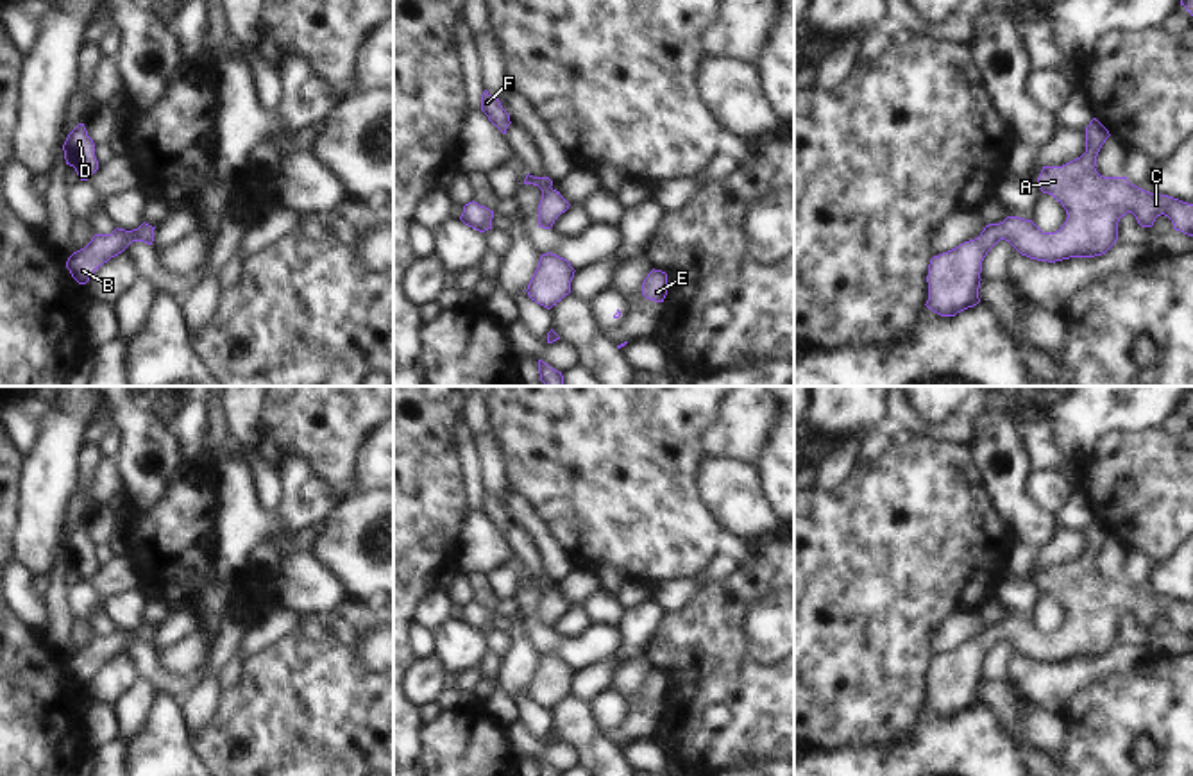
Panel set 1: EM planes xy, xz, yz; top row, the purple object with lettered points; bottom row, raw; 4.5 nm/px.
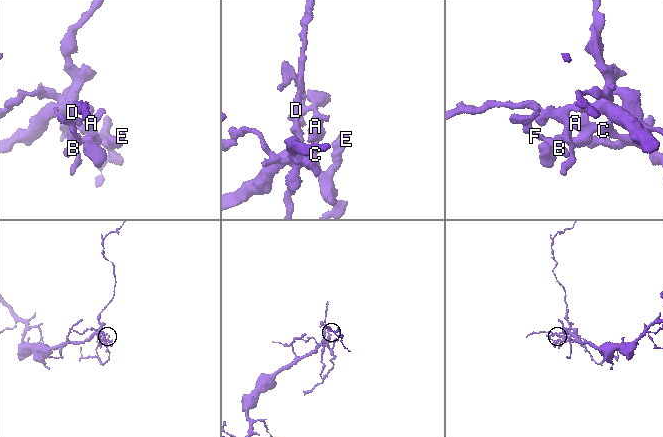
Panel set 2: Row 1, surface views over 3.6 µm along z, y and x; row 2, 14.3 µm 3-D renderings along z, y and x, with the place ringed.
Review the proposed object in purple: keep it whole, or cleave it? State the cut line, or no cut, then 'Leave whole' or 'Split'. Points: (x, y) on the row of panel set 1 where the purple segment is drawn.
No split. Leave whole.

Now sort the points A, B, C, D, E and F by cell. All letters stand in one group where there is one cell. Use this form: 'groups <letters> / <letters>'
groups A B C D E F

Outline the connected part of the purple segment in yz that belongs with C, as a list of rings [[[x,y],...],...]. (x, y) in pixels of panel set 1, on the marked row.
[[[1093,118],[1086,127],[1086,152],[1080,157],[1062,166],[1043,166],[1037,177],[1039,190],[1061,202],[1068,215],[1059,231],[1043,232],[1032,220],[1020,216],[1007,216],[1000,224],[986,225],[978,238],[930,259],[928,300],[925,306],[941,316],[955,316],[977,306],[980,302],[982,261],[1000,240],[1009,241],[1021,256],[1037,261],[1055,263],[1070,257],[1095,257],[1105,254],[1116,243],[1118,222],[1127,213],[1132,213],[1141,227],[1152,227],[1155,218],[1164,215],[1172,220],[1175,231],[1193,236],[1193,204],[1145,191],[1130,184],[1127,177],[1104,177],[1096,172],[1096,156],[1109,136],[1109,131]]]

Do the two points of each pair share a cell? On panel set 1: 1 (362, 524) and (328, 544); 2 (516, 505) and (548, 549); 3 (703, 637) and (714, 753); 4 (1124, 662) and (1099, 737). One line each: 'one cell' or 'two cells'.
1: one cell
2: one cell
3: one cell
4: two cells

